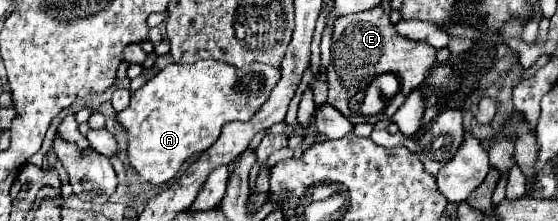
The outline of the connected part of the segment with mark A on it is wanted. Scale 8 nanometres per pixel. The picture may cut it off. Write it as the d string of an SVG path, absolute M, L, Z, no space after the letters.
M202 60L196 64L170 64L164 70L160 70L150 82L146 82L142 88L132 92L130 106L122 112L116 112L116 124L120 124L128 134L128 162L130 166L148 182L152 184L166 184L170 182L178 170L182 168L184 160L204 152L210 148L220 128L232 120L246 122L254 116L256 110L266 102L272 88L276 86L280 78L280 68L266 66L266 64L250 64L244 68L234 68L226 62L218 60Z

